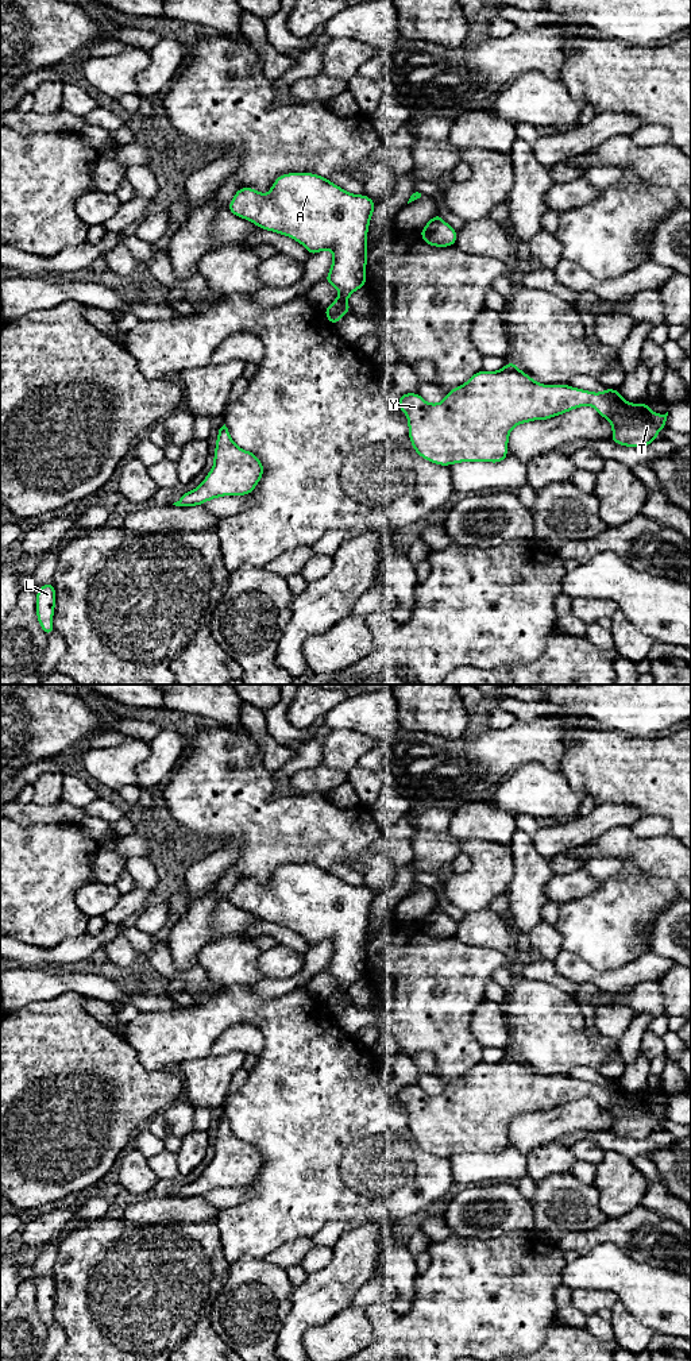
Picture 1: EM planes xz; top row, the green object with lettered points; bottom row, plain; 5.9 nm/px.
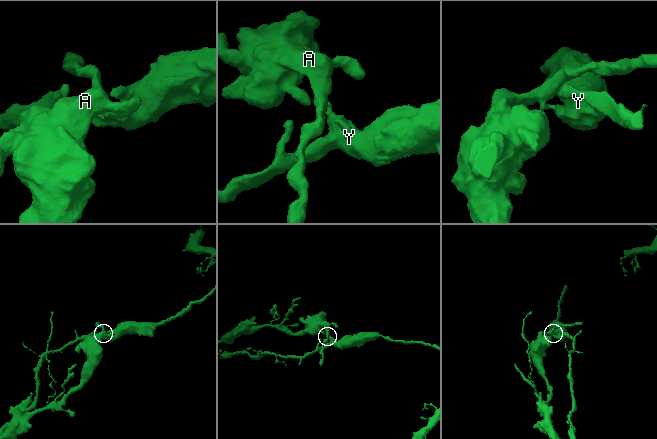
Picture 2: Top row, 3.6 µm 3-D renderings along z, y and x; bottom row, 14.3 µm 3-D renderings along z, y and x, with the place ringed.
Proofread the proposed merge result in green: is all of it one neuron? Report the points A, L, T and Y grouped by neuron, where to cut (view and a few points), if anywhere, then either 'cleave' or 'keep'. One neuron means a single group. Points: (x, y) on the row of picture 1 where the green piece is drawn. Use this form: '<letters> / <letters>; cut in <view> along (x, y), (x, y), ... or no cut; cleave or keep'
A / L T Y; cut in xz along (346, 301), (339, 308), (342, 312); cleave

